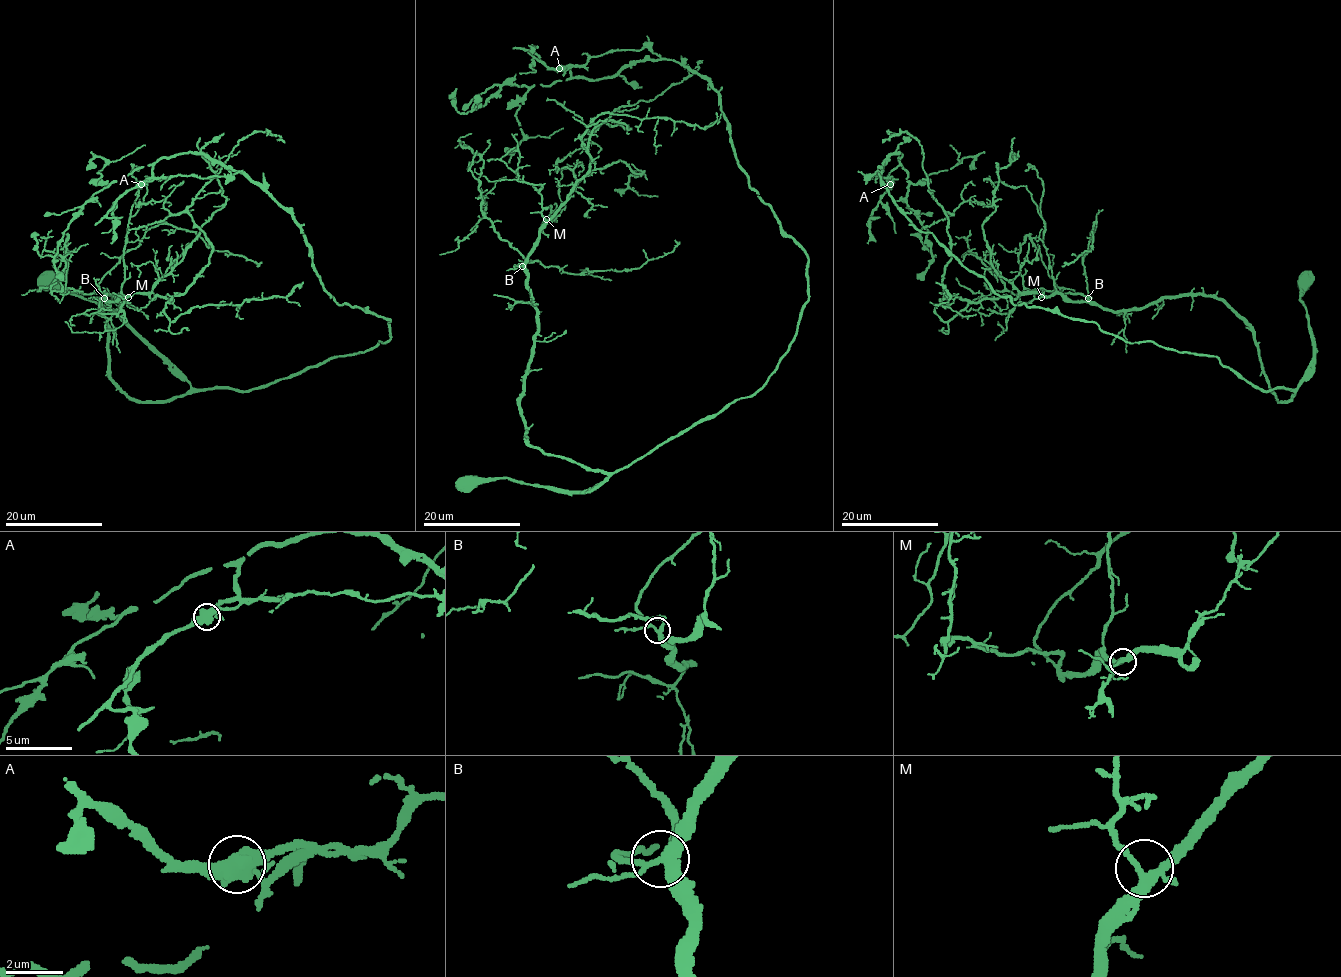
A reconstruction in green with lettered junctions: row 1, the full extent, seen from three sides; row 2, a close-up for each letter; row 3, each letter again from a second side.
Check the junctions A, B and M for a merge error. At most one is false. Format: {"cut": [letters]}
{"cut": []}

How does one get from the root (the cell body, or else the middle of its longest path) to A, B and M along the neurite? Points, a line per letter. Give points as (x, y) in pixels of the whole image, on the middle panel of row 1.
A: (467, 482), (597, 486), (753, 395), (808, 298), (807, 253), (750, 186), (706, 79), (646, 46), (560, 68)
B: (467, 482), (506, 477), (586, 491), (608, 476), (547, 455), (527, 441), (519, 401), (538, 309), (522, 266)
M: (467, 482), (506, 477), (586, 491), (608, 476), (527, 441), (519, 401), (538, 309), (526, 258), (546, 219)

